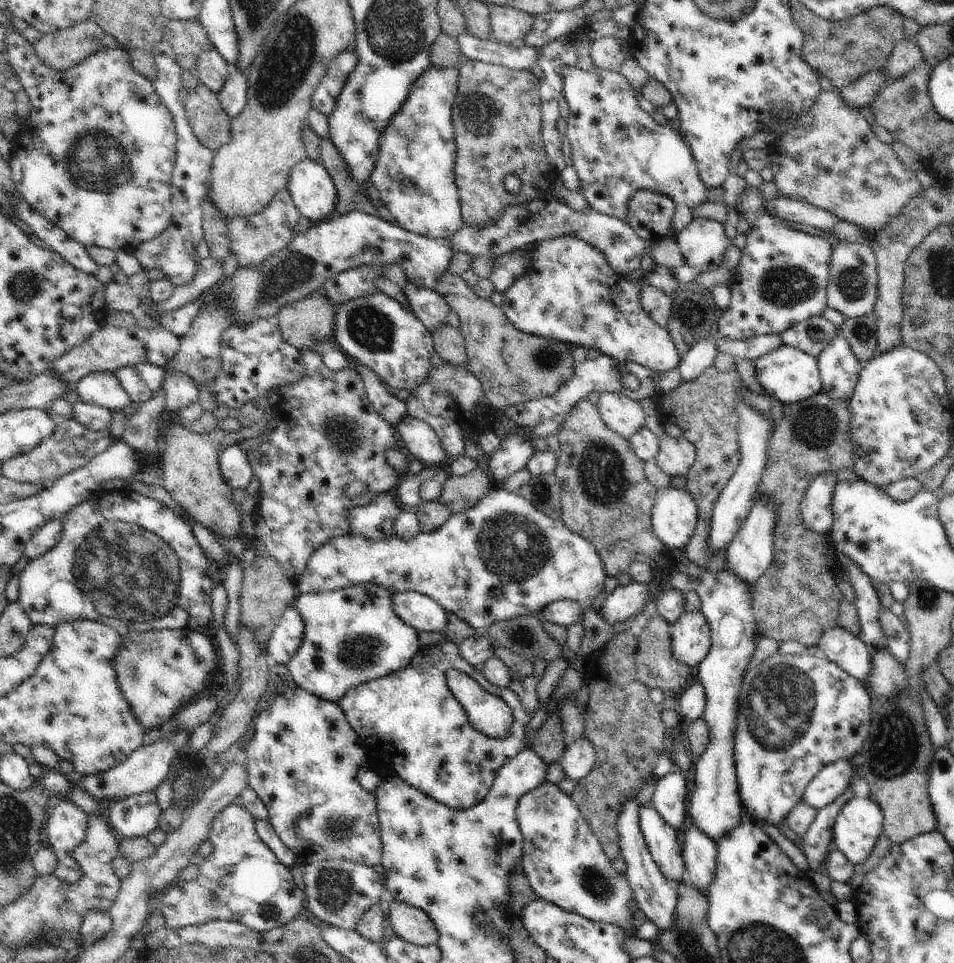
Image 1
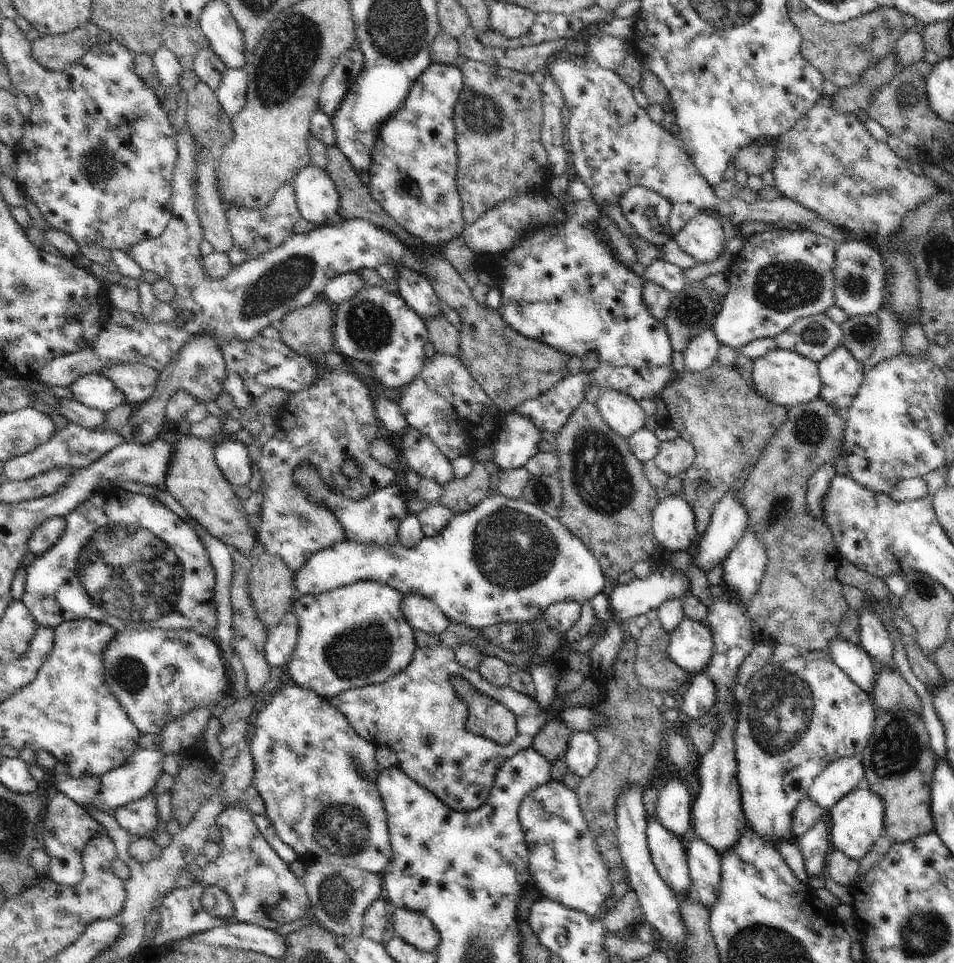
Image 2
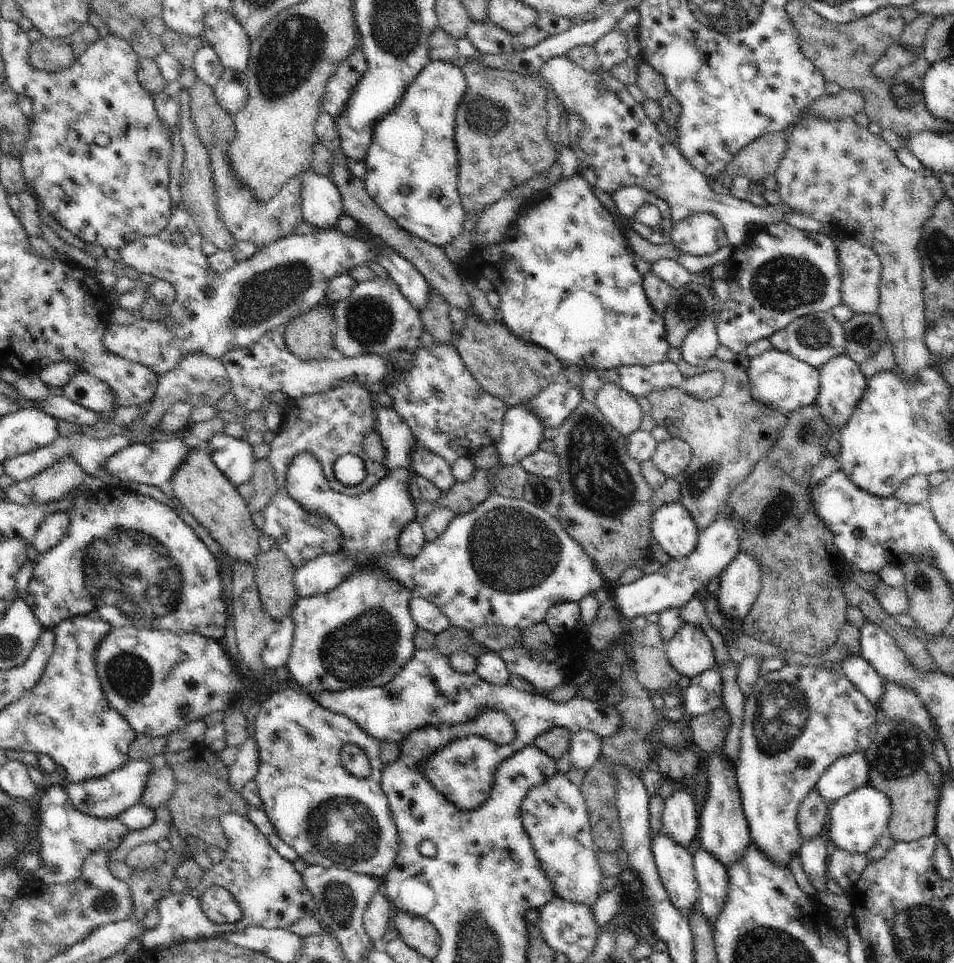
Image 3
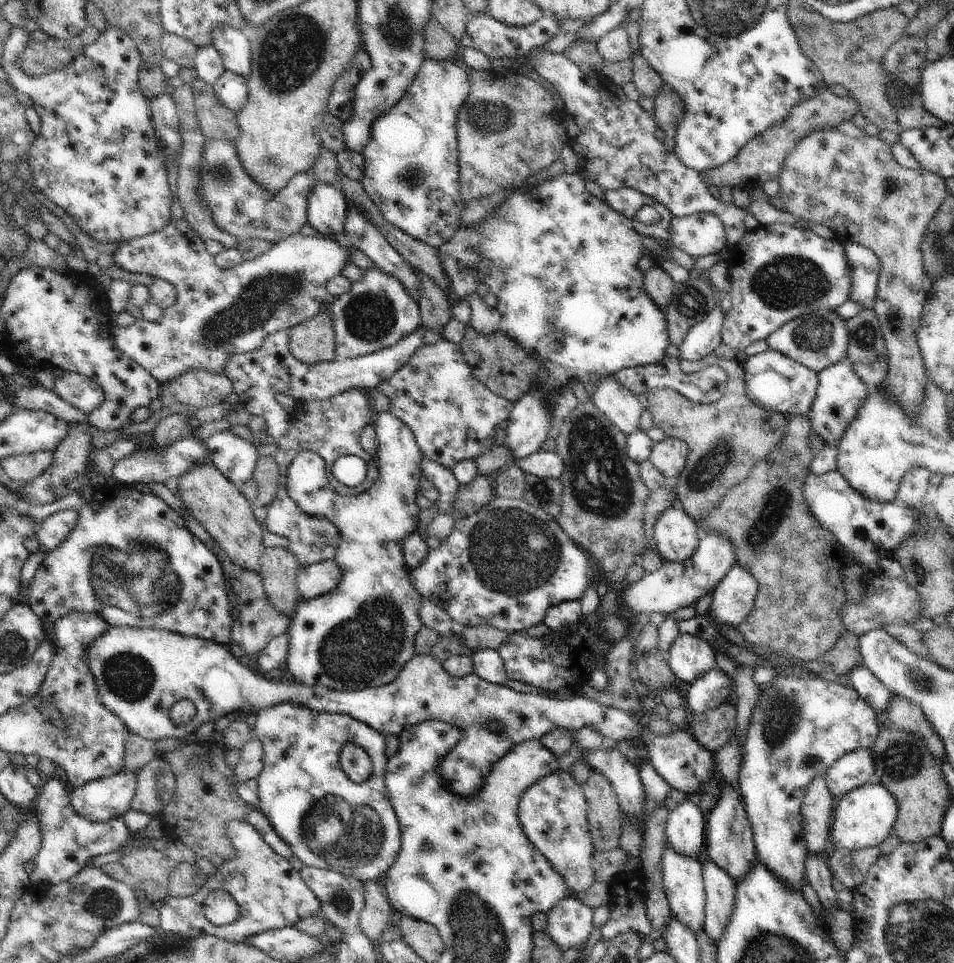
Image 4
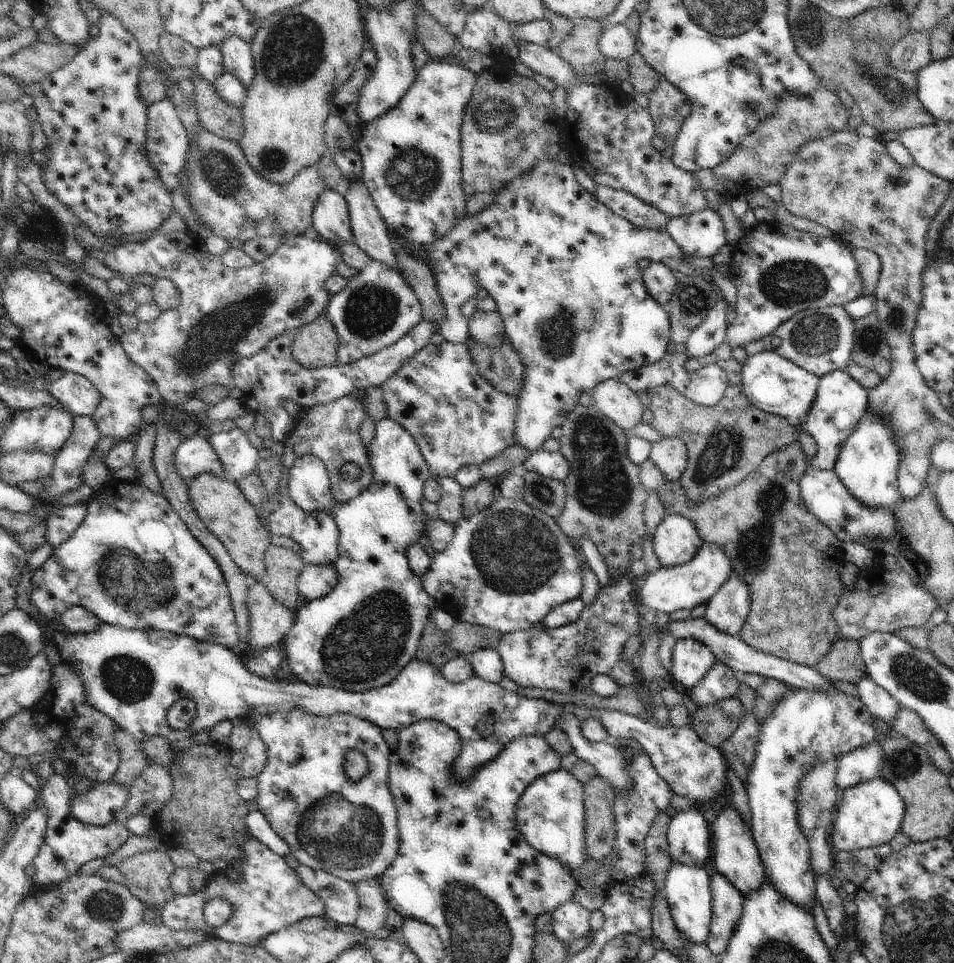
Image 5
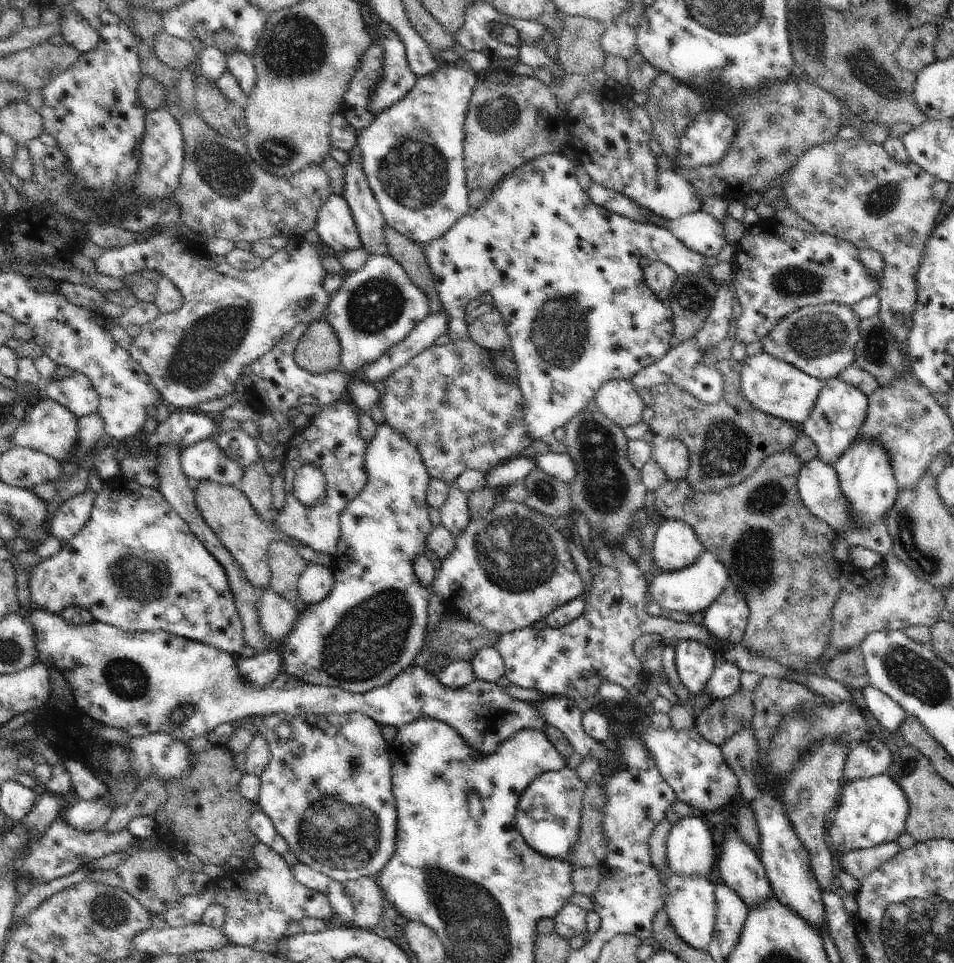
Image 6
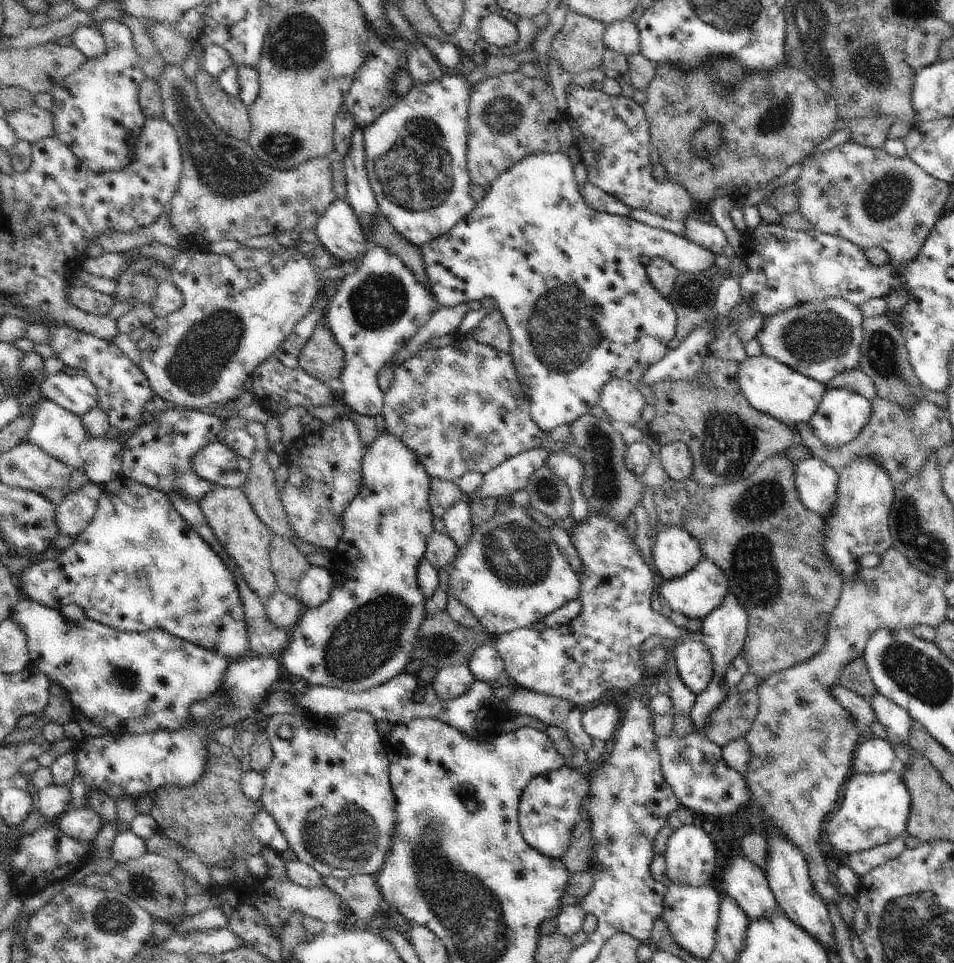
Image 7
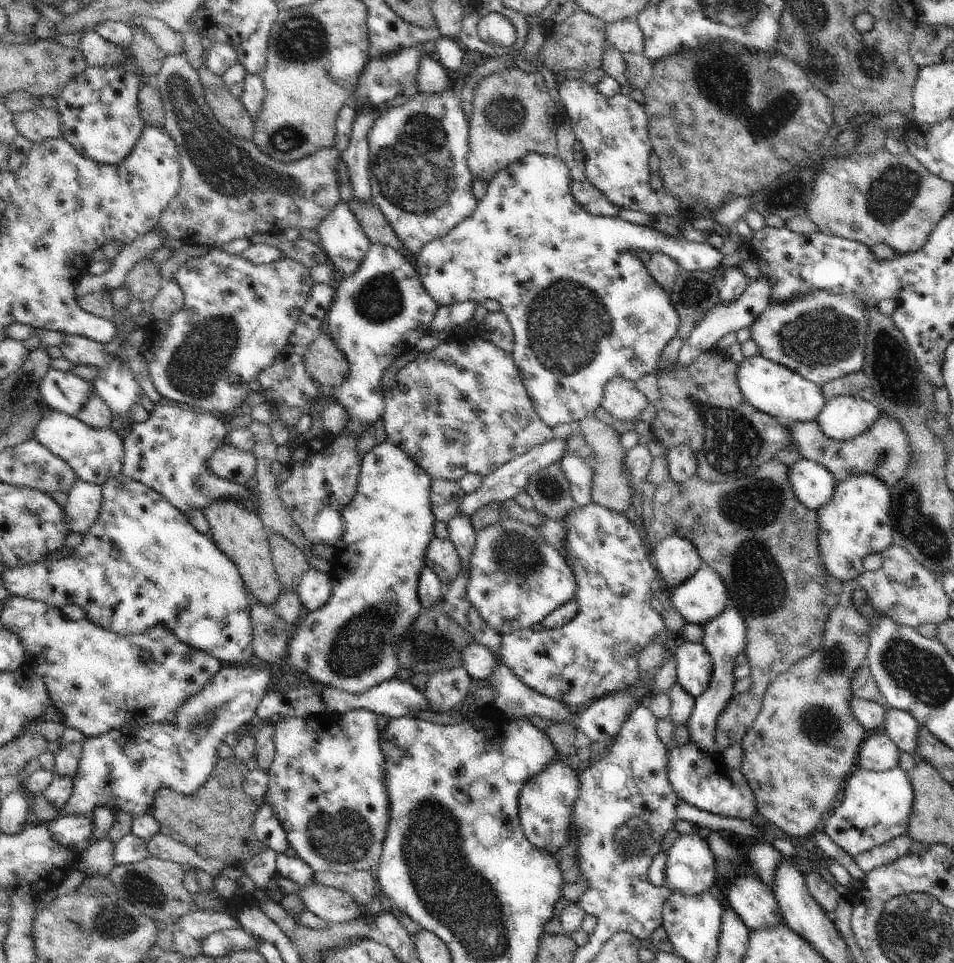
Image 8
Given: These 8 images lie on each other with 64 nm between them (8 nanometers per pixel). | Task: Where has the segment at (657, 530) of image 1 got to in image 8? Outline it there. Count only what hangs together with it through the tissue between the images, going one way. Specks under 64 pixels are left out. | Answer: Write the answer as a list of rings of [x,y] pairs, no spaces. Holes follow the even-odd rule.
[[[677,535],[665,537],[650,549],[656,558],[658,572],[668,583],[668,589],[674,589],[690,579],[703,564],[692,542]]]

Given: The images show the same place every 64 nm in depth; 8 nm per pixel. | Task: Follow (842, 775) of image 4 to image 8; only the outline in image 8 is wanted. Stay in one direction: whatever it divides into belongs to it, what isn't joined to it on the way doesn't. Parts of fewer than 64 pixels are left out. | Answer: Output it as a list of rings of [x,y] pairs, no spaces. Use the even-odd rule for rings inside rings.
[[[869,733],[860,746],[855,769],[885,772],[894,769],[899,764],[896,744],[887,738],[886,734]]]

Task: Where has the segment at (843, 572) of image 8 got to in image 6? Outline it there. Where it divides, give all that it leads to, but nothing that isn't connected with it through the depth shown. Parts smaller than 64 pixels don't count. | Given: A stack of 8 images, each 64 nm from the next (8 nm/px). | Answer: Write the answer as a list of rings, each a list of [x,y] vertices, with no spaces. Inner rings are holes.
[[[856,440],[848,445],[843,455],[833,464],[839,478],[842,494],[850,504],[850,510],[856,514],[854,526],[847,532],[836,534],[834,558],[840,562],[840,568],[852,565],[850,550],[866,548],[884,556],[893,545],[892,536],[887,529],[887,514],[898,498],[897,482],[894,478],[890,456],[884,446],[874,444],[872,440]]]

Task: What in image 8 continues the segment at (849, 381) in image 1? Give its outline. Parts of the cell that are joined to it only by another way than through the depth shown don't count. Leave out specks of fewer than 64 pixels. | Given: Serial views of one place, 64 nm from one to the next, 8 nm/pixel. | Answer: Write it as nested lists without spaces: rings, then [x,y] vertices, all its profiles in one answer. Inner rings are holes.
[[[836,395],[826,400],[821,412],[816,416],[815,422],[819,425],[822,433],[832,441],[854,441],[860,437],[879,418],[880,410],[875,402],[863,400],[858,396]]]

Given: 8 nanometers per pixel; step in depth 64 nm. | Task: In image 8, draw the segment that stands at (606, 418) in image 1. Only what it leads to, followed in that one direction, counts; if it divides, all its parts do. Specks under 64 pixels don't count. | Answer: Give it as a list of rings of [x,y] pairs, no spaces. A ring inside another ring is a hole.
[[[612,378],[604,388],[601,408],[615,420],[637,420],[649,404],[646,396],[626,378]]]

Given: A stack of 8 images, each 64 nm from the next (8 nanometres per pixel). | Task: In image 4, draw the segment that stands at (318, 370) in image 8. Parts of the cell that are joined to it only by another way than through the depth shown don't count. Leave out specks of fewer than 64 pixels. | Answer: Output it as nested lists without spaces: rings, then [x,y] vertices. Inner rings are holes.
[[[320,310],[313,318],[296,324],[287,332],[289,352],[299,362],[312,365],[336,359],[333,319],[330,312]]]

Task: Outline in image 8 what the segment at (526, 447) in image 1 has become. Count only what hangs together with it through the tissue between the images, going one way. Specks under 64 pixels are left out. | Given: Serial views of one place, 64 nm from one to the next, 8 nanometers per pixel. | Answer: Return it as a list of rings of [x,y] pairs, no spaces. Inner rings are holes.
[[[537,152],[529,153],[522,160],[510,164],[506,169],[499,171],[488,182],[486,195],[477,202],[476,209],[458,226],[450,230],[446,236],[427,243],[418,252],[418,274],[424,289],[434,298],[440,306],[450,307],[456,304],[471,301],[480,304],[486,299],[494,299],[502,307],[501,312],[507,317],[511,325],[514,338],[514,350],[512,357],[518,371],[521,373],[523,386],[528,392],[534,411],[537,416],[550,429],[557,424],[569,423],[576,425],[584,418],[593,415],[601,407],[606,384],[615,377],[626,378],[626,381],[636,383],[644,376],[654,373],[660,361],[662,351],[668,343],[677,337],[679,328],[679,315],[672,305],[670,296],[650,277],[644,263],[641,262],[639,254],[646,251],[650,254],[662,253],[670,256],[678,264],[679,268],[687,272],[719,272],[723,259],[722,252],[716,251],[707,243],[688,241],[685,238],[666,236],[657,232],[649,226],[639,226],[630,222],[624,222],[619,217],[593,216],[584,210],[581,204],[577,204],[571,192],[573,182],[568,164],[556,155],[540,155]]]

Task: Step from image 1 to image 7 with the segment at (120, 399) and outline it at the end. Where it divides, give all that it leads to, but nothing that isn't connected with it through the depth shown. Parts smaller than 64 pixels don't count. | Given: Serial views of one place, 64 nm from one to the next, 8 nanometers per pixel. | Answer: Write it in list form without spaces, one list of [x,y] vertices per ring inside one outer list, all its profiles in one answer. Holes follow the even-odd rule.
[[[63,371],[49,372],[41,385],[44,400],[55,403],[78,418],[99,403],[98,389],[87,376],[68,376]]]

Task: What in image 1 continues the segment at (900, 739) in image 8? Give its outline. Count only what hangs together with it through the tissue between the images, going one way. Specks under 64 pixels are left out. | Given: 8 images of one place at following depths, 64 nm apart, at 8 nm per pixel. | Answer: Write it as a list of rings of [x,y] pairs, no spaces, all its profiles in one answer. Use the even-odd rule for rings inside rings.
[[[838,625],[822,634],[818,646],[827,660],[833,661],[847,674],[868,684],[873,651],[860,636]]]

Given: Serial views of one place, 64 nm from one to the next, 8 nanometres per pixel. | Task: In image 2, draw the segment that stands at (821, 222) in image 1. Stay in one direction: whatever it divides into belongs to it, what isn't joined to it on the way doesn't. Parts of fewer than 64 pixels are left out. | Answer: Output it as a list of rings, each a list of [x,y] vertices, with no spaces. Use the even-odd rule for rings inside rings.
[[[559,59],[551,65],[548,73],[558,84],[563,103],[570,110],[570,122],[565,130],[574,158],[572,165],[577,176],[590,190],[594,203],[603,211],[609,205],[619,207],[622,196],[638,186],[652,190],[670,202],[674,208],[671,223],[673,236],[678,235],[692,218],[705,210],[717,210],[721,216],[731,218],[732,224],[738,227],[737,236],[741,238],[742,222],[756,220],[774,224],[784,220],[801,225],[820,219],[817,213],[785,197],[772,202],[718,198],[714,188],[706,183],[684,151],[679,138],[667,128],[652,122],[646,110],[634,100],[632,88],[614,71],[597,65],[578,66],[574,60]]]

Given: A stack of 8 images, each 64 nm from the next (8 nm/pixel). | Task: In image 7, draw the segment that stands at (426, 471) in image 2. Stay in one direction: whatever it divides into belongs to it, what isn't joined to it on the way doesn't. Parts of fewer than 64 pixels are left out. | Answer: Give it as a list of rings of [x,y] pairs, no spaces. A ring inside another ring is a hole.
[[[467,498],[458,500],[441,518],[445,532],[456,542],[464,547],[472,537],[473,525],[471,524],[471,511]]]

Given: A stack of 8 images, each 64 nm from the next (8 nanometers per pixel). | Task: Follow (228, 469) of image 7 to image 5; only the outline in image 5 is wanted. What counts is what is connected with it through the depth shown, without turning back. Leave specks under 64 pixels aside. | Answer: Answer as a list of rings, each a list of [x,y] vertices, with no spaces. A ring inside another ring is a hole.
[[[206,435],[184,439],[174,452],[174,465],[180,479],[192,480],[201,473],[228,478],[219,464]]]

